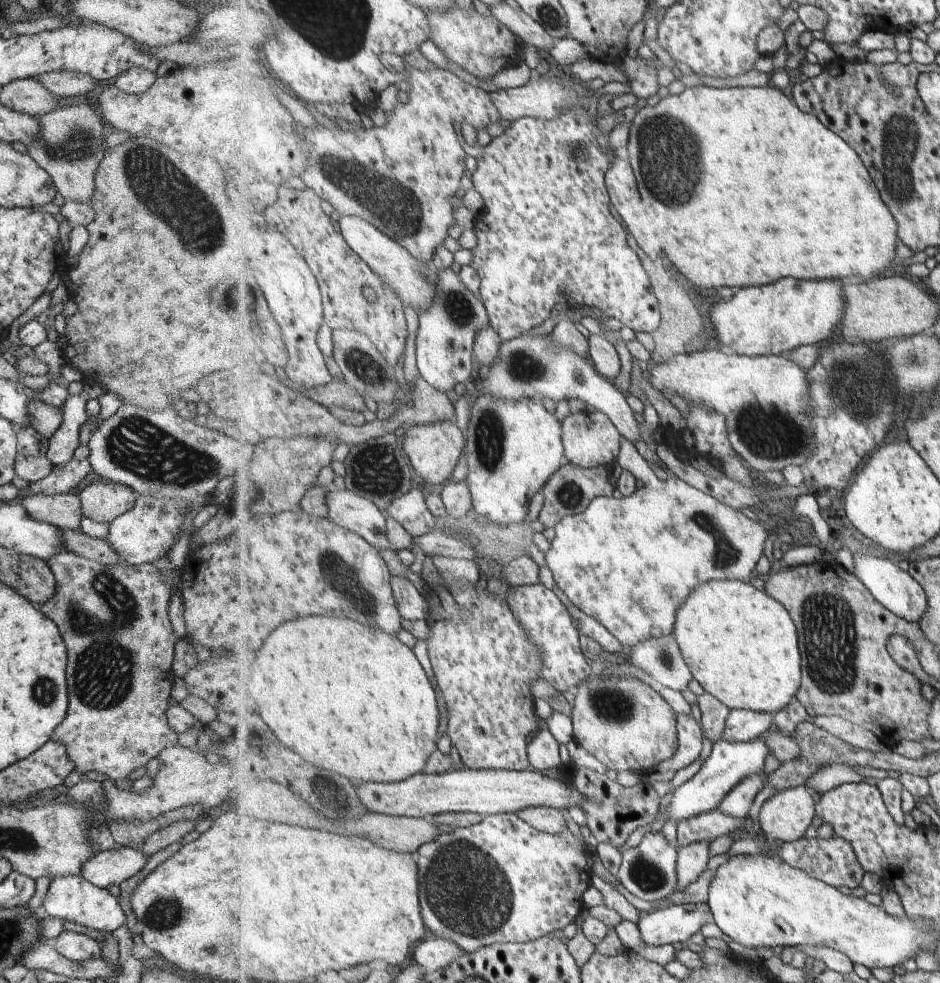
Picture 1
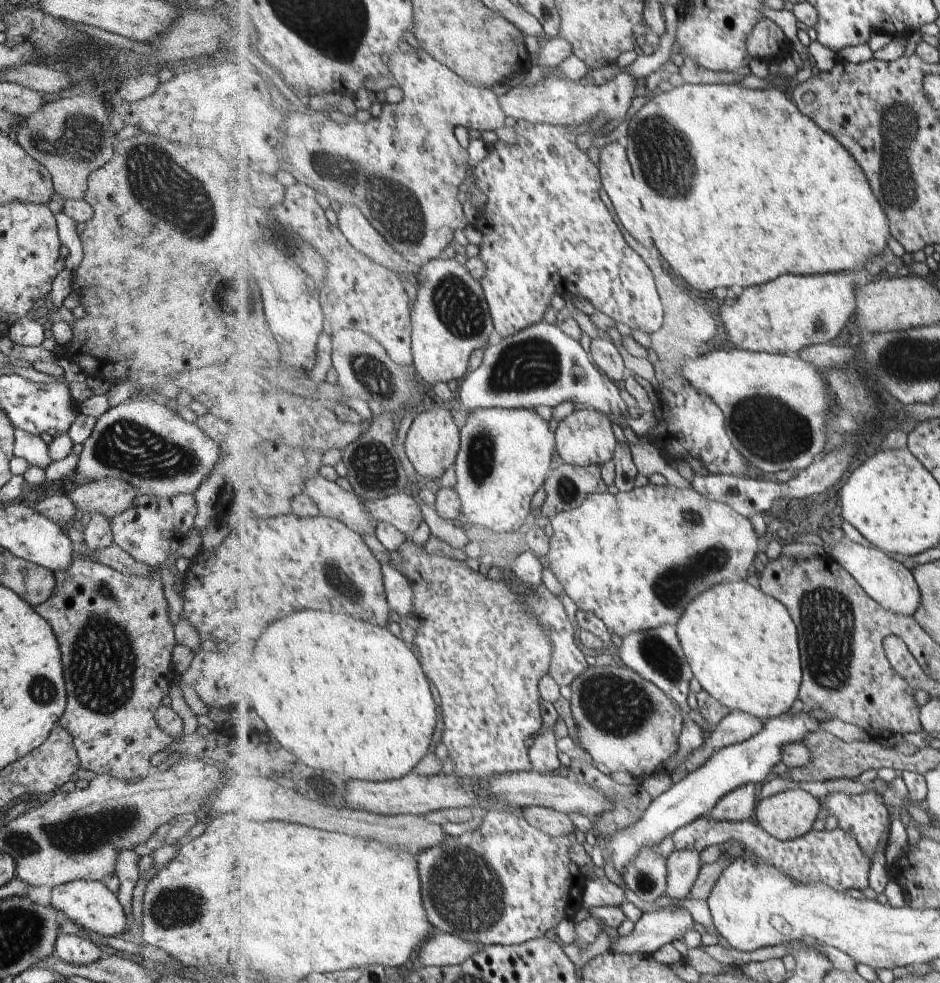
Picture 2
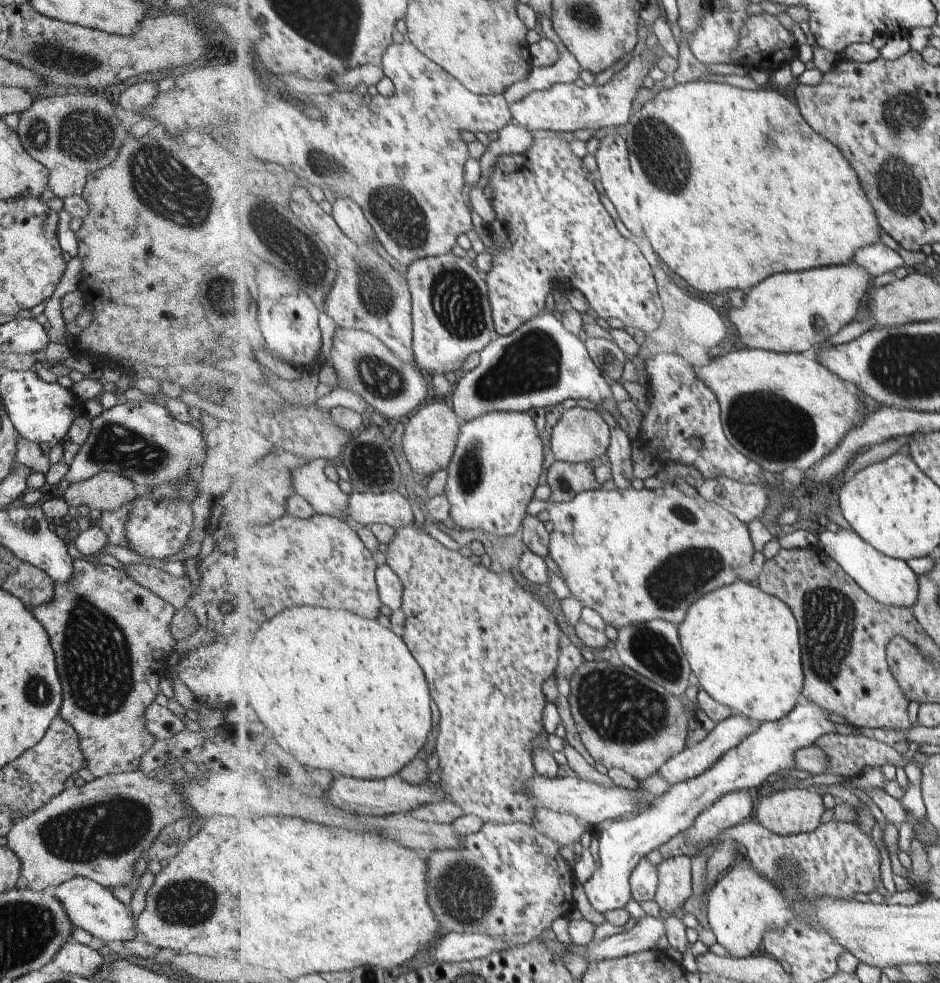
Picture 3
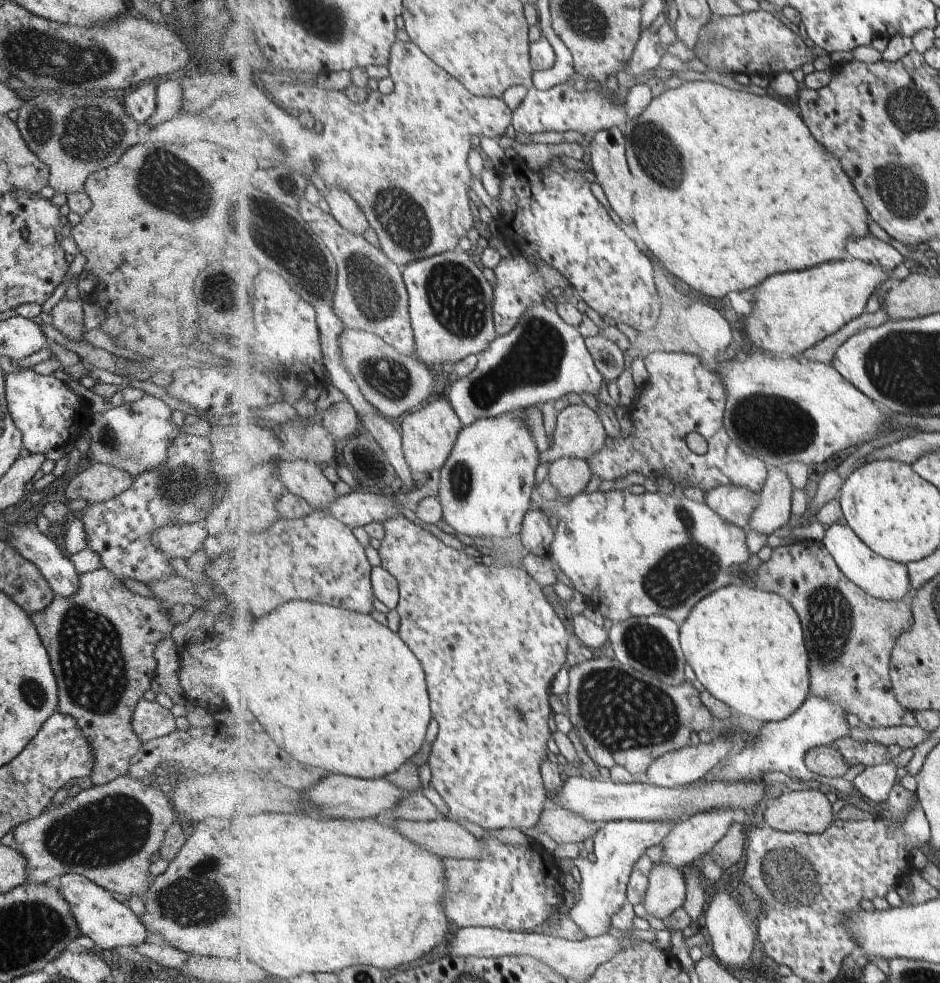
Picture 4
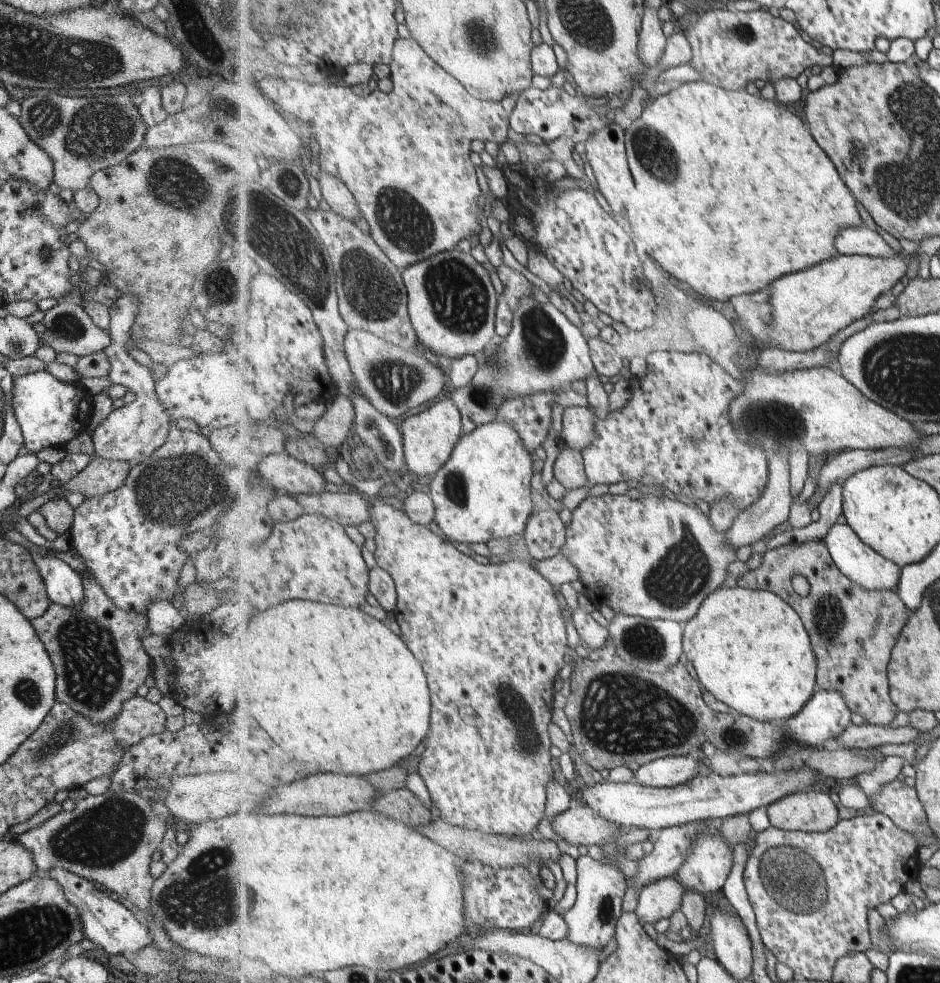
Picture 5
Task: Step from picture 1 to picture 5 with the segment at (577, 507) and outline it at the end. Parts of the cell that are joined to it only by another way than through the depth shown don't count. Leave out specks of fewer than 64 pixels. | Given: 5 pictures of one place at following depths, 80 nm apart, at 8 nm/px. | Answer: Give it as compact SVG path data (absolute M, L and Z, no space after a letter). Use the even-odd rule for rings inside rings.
M561 447L554 462L554 478L557 478L567 491L586 486L589 478L582 453L579 450Z

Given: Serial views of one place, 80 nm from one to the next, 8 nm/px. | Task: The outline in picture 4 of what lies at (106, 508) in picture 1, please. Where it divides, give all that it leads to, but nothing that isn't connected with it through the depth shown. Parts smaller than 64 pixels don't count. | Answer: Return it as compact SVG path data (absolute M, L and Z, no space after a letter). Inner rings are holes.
M95 462L69 480L69 486L65 486L65 498L84 500L87 504L105 502L125 492L131 486L131 480L125 470Z

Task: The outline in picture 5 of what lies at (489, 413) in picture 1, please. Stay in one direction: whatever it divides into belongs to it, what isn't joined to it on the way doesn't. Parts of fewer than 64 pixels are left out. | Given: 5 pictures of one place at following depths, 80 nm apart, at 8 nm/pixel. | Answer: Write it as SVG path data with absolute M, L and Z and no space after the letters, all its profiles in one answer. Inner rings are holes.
M498 420L482 424L471 434L464 434L449 461L432 477L431 498L435 504L435 524L449 542L482 543L493 539L509 539L526 533L534 513L531 480L534 455L525 448L519 432L511 424Z

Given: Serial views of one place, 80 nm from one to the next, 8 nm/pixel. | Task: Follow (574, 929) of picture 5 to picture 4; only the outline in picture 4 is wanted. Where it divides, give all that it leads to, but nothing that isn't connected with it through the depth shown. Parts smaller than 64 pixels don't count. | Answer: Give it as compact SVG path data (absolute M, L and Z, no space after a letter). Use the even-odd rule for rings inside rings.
M685 816L685 818L681 818L681 820L677 820L677 822L639 822L639 820L631 821L621 821L621 822L611 822L602 824L599 827L598 834L594 838L594 856L596 857L595 860L593 859L577 859L573 860L573 864L580 870L581 872L581 879L578 882L579 884L579 900L574 904L574 906L567 912L567 917L571 918L571 920L575 920L577 924L579 924L579 928L585 932L585 936L587 936L587 939L590 938L599 938L599 936L607 936L607 934L614 932L612 930L613 927L613 918L615 918L615 915L619 914L619 912L625 907L625 904L628 903L628 887L632 879L632 871L633 868L635 868L635 864L637 864L637 860L641 858L642 854L645 854L645 850L649 850L651 846L655 845L661 845L661 842L665 840L665 836L677 826L678 823L681 823L682 821L687 821L689 819L689 816Z

